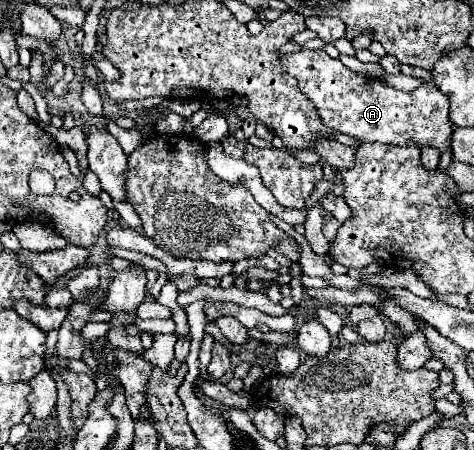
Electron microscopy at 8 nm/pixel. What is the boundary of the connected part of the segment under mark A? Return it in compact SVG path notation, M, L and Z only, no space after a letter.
M323 49L297 51L281 57L281 67L297 77L301 93L313 101L319 119L325 127L351 135L361 143L393 143L407 145L413 139L419 147L431 145L439 151L451 151L451 121L449 99L433 85L425 83L411 93L397 91L381 79L357 75L349 71L339 59L329 57Z

